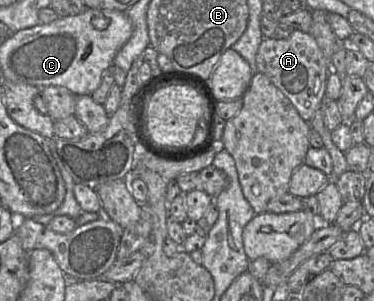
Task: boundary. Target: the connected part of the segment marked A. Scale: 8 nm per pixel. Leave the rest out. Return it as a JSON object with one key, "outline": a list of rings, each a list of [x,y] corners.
{"outline":[[[292,31],[286,39],[264,38],[259,46],[257,69],[291,101],[301,118],[310,122],[326,97],[329,61],[309,32]]]}

